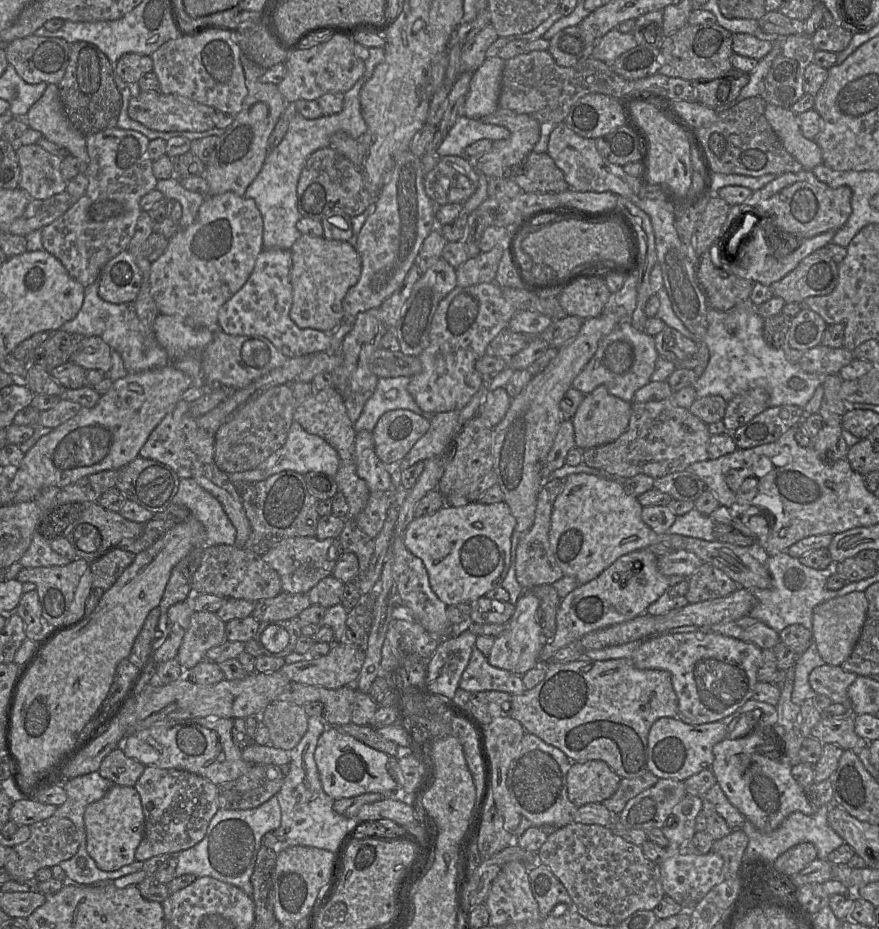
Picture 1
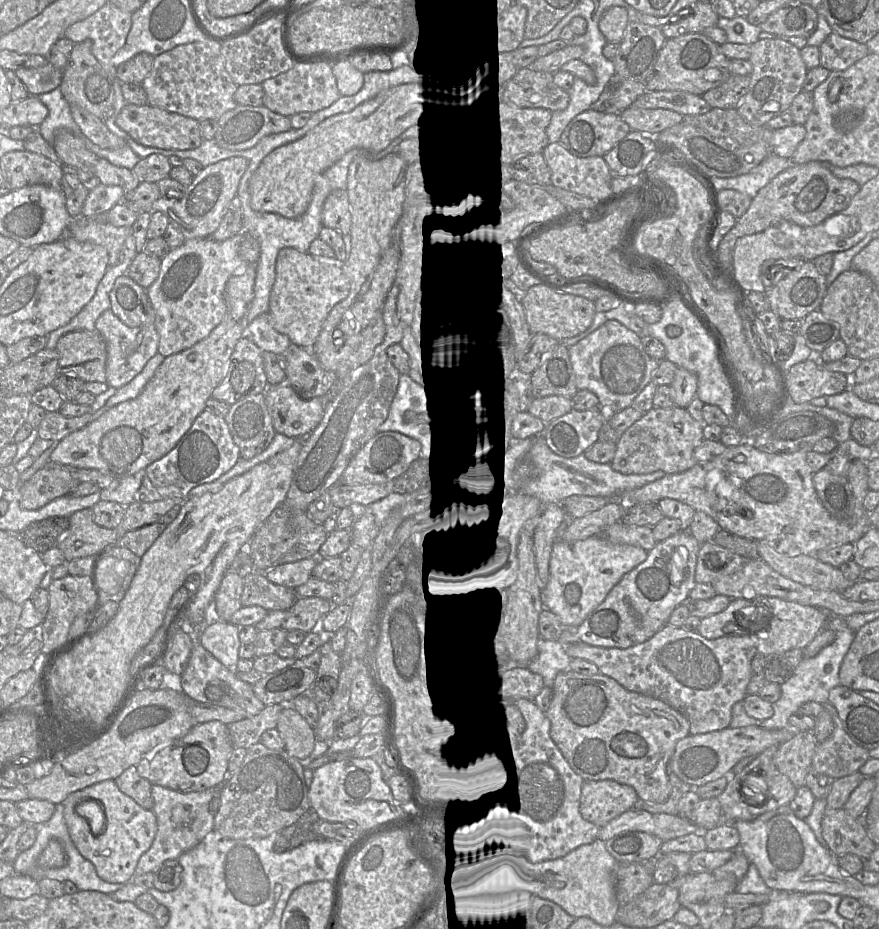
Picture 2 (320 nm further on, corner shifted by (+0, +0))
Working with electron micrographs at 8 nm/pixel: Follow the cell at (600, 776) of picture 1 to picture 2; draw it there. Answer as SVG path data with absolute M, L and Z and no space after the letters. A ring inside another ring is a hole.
M614 780L584 781L580 798L582 817L598 827L633 809L639 799L631 786Z

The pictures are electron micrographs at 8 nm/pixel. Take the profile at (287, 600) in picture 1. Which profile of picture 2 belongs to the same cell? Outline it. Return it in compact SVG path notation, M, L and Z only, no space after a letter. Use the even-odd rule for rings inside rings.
M297 597L288 610L288 617L282 626L287 631L300 629L307 633L318 629L322 618L333 607L328 599L321 597Z

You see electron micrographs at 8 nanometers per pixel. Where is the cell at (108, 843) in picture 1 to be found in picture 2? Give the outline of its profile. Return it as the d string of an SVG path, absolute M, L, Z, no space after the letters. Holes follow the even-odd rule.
M112 779L72 792L62 803L64 805L64 820L70 837L80 854L94 865L97 875L110 883L130 882L135 876L135 869L140 857L150 848L156 835L157 819L153 811L141 807L131 797L121 792ZM86 801L96 801L103 809L104 826L99 834L94 834L91 831L88 820L82 815L82 804Z

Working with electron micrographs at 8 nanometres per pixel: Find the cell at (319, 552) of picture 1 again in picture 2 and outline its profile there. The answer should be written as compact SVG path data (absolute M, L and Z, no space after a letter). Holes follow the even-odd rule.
M318 556L306 557L270 568L266 572L269 581L292 589L306 583L319 561Z

